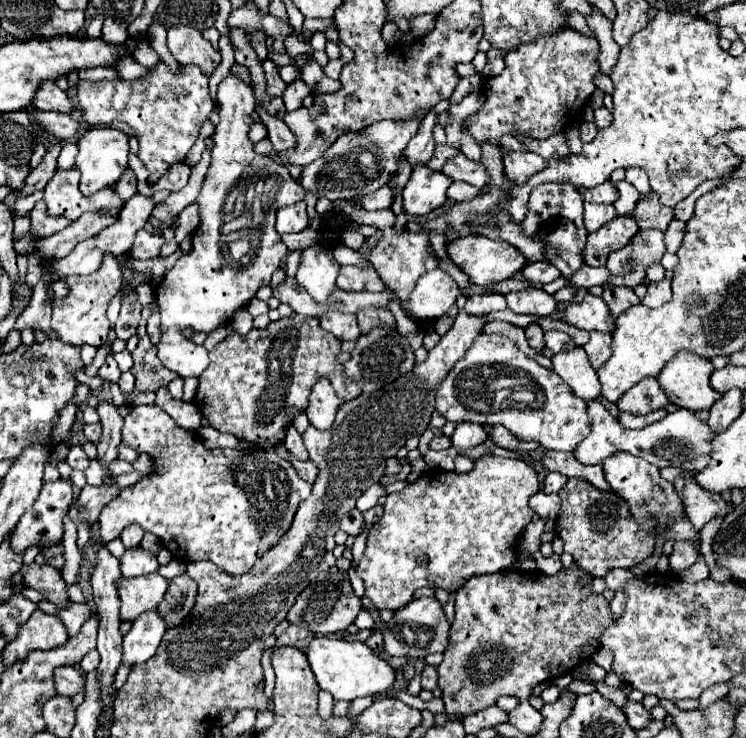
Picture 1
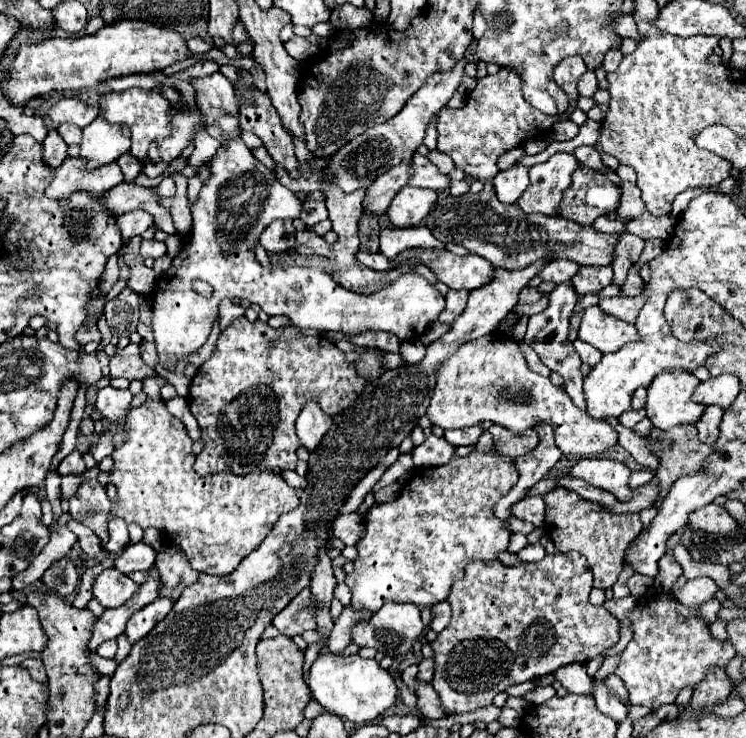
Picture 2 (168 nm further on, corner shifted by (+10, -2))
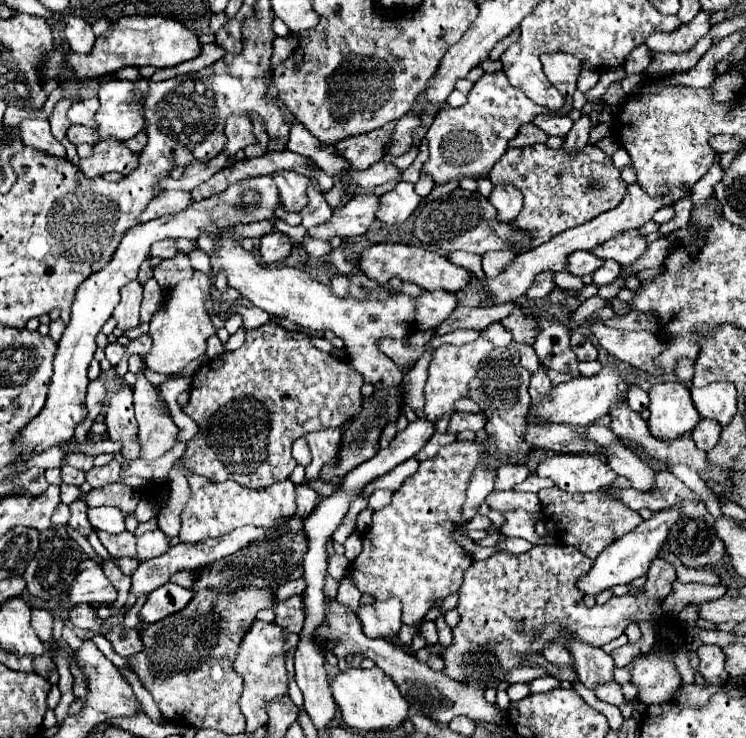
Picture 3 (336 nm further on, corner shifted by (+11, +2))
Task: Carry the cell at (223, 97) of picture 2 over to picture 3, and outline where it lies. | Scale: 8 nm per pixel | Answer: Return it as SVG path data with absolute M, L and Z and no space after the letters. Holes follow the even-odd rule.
M230 117L224 133L228 137L228 143L226 143L224 151L230 157L234 157L238 151L242 151L244 147L248 147L252 143L258 143L258 139L252 133L252 125L250 125L248 117Z

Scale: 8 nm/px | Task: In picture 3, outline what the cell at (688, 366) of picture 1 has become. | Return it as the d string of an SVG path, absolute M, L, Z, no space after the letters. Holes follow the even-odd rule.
M658 383L650 389L648 429L656 439L668 441L692 431L700 413L696 411L690 389L682 383Z

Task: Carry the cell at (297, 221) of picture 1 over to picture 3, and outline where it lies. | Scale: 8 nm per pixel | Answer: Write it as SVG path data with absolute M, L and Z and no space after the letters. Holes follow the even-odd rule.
M278 231L268 233L260 239L260 257L264 265L274 265L274 263L284 261L290 255L290 249L292 249L290 237Z

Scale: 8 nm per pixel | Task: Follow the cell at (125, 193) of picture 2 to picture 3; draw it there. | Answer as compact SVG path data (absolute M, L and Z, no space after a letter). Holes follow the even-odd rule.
M220 153L216 155L212 161L206 161L206 163L190 163L186 169L184 169L184 177L182 179L166 179L162 181L162 189L180 189L180 191L192 191L192 187L198 187L200 183L208 181L214 173L218 173L220 169L224 169L230 161L230 155L226 153Z

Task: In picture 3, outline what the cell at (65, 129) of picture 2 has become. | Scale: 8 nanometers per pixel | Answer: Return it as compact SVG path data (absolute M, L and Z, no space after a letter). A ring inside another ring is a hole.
M72 125L68 129L68 141L74 143L74 145L80 145L80 143L88 143L88 145L96 145L96 131L94 129L88 129L84 125Z

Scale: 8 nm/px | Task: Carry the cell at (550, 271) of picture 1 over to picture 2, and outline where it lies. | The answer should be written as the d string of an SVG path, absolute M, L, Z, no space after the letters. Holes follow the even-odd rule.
M559 259L559 261L549 261L541 269L539 277L541 277L541 281L549 281L549 283L563 283L563 281L569 281L577 271L579 271L577 263Z

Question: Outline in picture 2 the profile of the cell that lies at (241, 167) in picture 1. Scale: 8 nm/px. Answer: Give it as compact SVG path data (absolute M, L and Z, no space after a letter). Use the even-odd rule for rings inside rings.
M221 111L217 127L227 143L209 159L209 177L191 207L193 229L189 239L193 247L189 245L173 259L169 271L157 279L157 291L153 295L153 333L163 365L169 359L177 361L197 351L207 341L221 299L249 299L267 315L289 317L299 329L341 333L383 329L395 333L401 341L421 337L423 331L437 321L441 309L445 309L445 297L419 273L403 273L385 289L373 295L361 295L341 289L341 285L319 267L297 267L297 271L261 267L255 259L249 235L261 235L275 219L299 217L301 201L291 189L281 185L275 171L257 161L241 141L237 115ZM197 279L213 287L209 299L193 291L193 281Z

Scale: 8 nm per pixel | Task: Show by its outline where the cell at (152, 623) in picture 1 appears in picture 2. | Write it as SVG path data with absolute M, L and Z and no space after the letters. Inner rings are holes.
M157 599L153 603L149 603L145 609L137 611L129 621L127 621L127 629L125 635L129 639L129 643L137 643L141 641L159 621L163 621L163 617L171 611L173 603L169 599Z

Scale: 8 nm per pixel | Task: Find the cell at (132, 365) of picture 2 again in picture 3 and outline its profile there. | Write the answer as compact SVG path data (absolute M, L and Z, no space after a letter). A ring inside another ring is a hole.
M110 343L104 351L106 351L106 359L108 359L112 365L118 365L118 361L122 359L126 347L122 347L120 343Z

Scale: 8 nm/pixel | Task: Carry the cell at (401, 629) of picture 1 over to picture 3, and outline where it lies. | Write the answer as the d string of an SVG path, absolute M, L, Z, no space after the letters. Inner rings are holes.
M398 599L372 601L370 605L360 605L356 615L362 625L362 631L368 637L394 639L402 627L402 621L400 621L402 605Z

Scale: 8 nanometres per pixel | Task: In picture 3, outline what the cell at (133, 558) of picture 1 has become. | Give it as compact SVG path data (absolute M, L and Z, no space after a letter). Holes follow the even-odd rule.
M160 529L144 533L142 537L138 537L138 543L136 543L140 561L148 561L148 559L160 557L162 553L168 551L168 547L170 547L170 537L166 537Z

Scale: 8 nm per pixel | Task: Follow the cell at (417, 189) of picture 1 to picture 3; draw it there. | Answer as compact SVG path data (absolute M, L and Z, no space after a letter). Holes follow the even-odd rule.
M400 181L392 191L380 197L380 209L376 211L376 219L388 225L404 223L418 207L420 197L414 191L412 183Z

